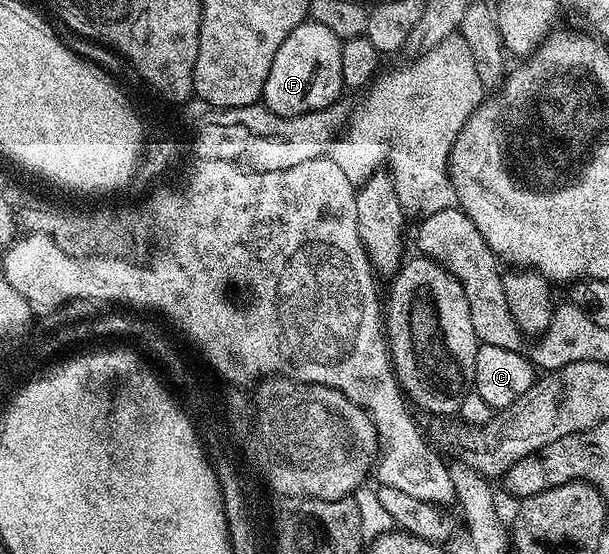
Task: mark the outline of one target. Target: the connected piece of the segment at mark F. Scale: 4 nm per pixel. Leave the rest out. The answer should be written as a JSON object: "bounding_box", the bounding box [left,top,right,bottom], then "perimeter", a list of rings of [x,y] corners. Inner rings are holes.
{"bounding_box":[263,22,343,116],"perimeter":[[[316,22],[295,26],[271,62],[263,93],[264,107],[280,116],[298,116],[338,103],[343,93],[339,70],[341,41],[335,34],[331,34],[331,30],[327,30],[327,26]]]}

